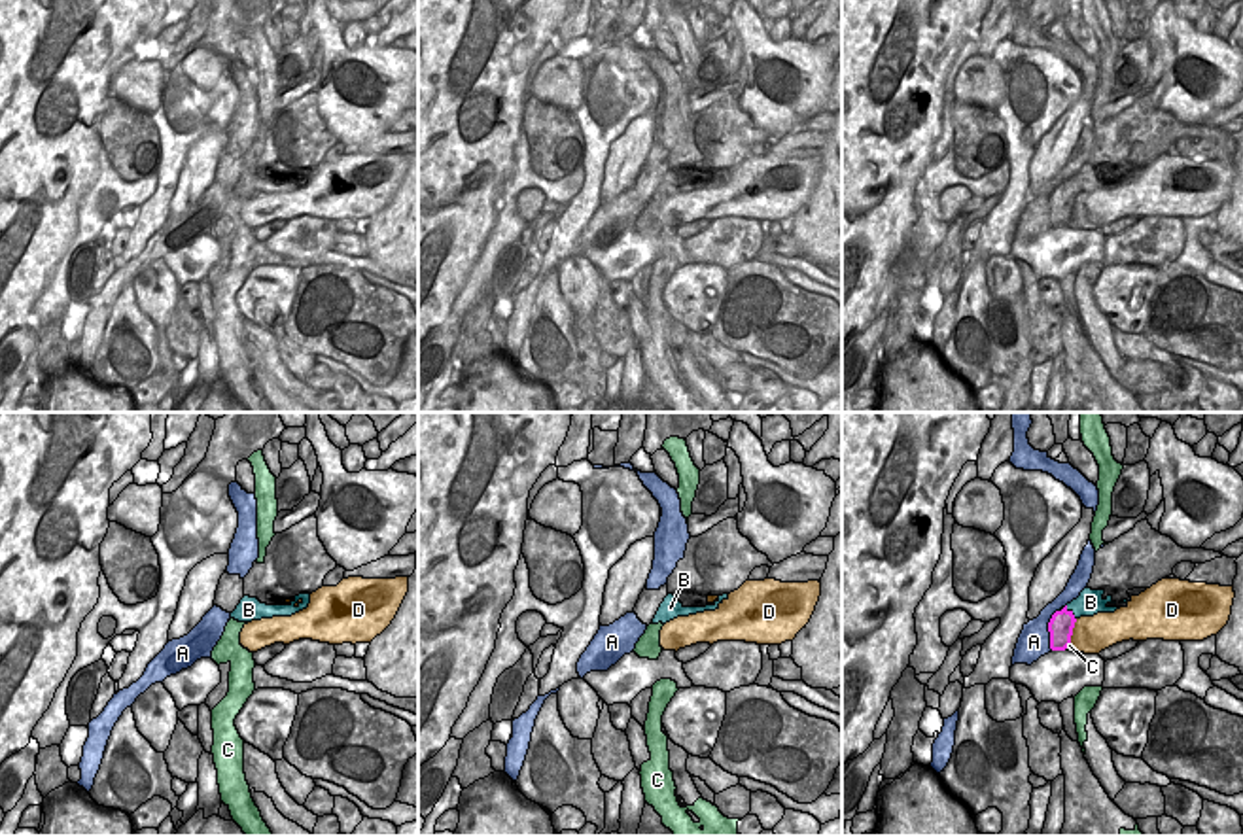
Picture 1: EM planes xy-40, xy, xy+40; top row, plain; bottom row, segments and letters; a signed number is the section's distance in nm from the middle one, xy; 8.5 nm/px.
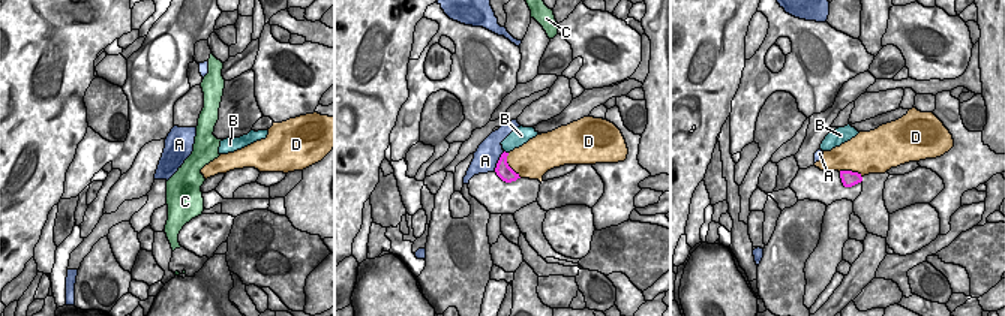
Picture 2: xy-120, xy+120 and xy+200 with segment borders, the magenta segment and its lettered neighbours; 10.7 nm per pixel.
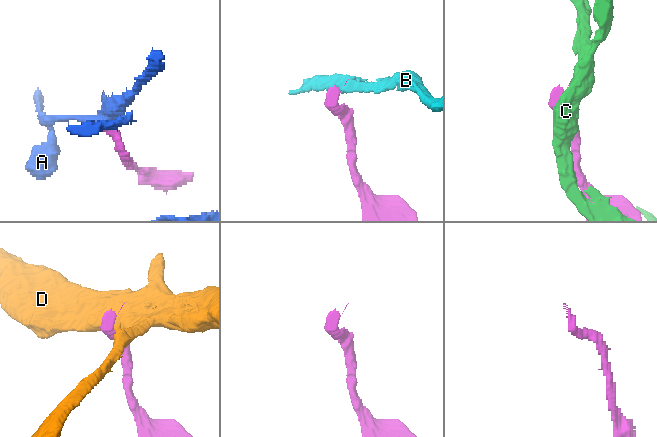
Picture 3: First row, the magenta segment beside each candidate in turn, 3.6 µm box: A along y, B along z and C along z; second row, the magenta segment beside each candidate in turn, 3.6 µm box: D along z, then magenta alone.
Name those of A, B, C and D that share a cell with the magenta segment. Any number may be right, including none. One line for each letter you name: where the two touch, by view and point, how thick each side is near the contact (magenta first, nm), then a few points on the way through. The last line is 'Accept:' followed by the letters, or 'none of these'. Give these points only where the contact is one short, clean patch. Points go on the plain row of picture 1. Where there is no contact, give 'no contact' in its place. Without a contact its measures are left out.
Accept: none of these

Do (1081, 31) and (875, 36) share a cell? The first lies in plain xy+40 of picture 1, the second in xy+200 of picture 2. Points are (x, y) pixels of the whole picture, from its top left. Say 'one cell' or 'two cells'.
two cells

